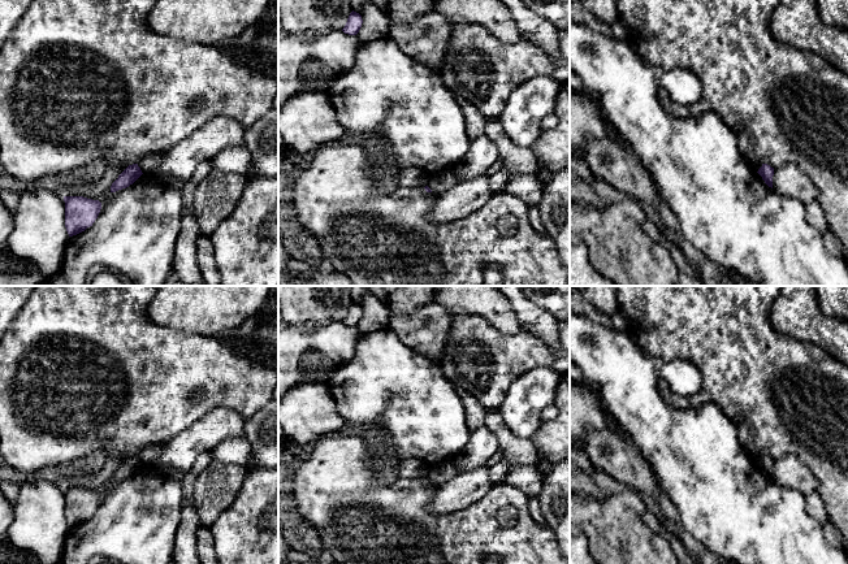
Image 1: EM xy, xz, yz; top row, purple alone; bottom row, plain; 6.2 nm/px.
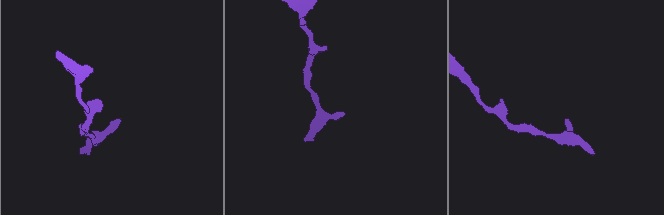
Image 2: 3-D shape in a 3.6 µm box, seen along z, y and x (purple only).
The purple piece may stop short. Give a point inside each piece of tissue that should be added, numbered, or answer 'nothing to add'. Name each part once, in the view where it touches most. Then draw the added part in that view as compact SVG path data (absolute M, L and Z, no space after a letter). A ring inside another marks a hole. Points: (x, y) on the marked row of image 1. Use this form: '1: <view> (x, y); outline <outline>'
nothing to add

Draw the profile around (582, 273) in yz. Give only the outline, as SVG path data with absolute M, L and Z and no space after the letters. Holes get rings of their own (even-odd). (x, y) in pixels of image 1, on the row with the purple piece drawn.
M570 242L570 286L616 286L589 263L588 248L581 242Z

